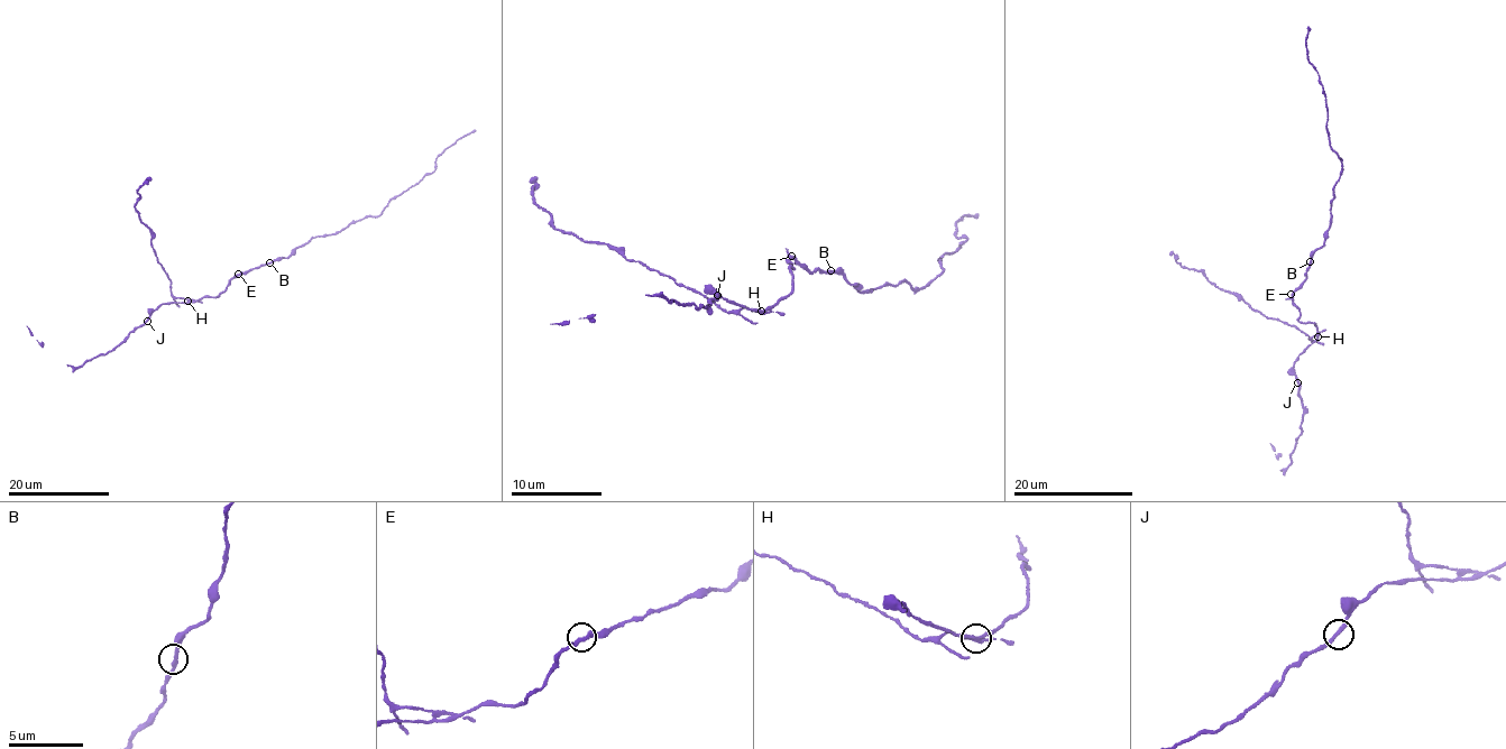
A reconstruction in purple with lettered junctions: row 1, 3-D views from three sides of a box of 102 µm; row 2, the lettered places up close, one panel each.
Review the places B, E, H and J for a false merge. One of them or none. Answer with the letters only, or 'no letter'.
H

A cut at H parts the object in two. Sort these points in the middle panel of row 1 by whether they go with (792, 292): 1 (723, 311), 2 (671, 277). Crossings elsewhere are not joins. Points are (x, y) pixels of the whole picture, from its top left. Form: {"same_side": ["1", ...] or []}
{"same_side": []}

